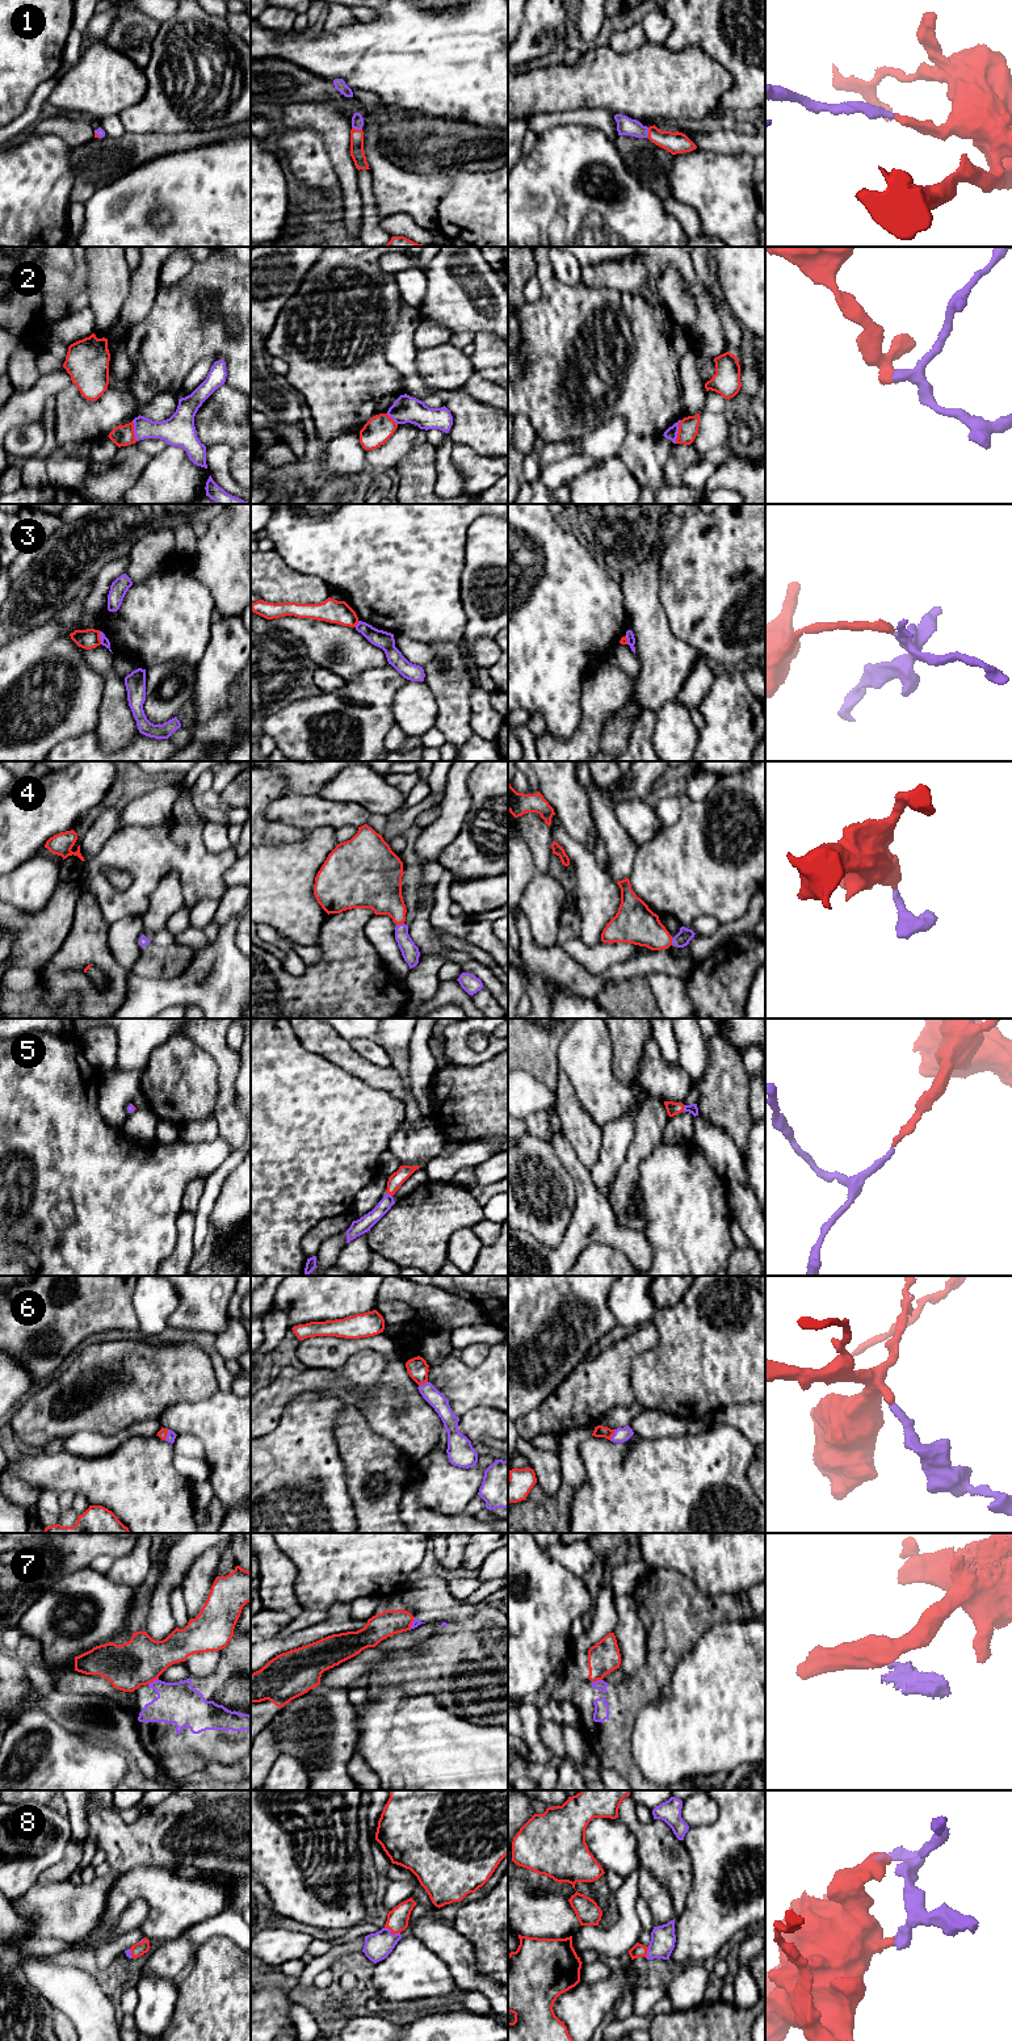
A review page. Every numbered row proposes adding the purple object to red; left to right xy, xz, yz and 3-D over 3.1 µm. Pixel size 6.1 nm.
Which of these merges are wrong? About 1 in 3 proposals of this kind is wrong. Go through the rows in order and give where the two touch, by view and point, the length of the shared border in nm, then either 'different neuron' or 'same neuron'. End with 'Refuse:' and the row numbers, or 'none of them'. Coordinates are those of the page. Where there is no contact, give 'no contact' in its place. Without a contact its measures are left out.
1: meets red in xz at (357, 130); contact 70 nm long; same neuron
2: meets red in yz at (679, 432); contact 150 nm long; different neuron
3: meets red in xy at (99, 638); contact 80 nm long; different neuron
4: meets red in xz at (399, 923); contact 50 nm long; same neuron
5: meets red in xz at (389, 1193); contact 50 nm long; same neuron
6: meets red in yz at (613, 1433); contact 70 nm long; same neuron
7: meets red in xy at (152, 1680); contact 80 nm long; different neuron
8: meets red in xz at (393, 1934); contact 100 nm long; same neuron
Refuse: 2, 3, 7

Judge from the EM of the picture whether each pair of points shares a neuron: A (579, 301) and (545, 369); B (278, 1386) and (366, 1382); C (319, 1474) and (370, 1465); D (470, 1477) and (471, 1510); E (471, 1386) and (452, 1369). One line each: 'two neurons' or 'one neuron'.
A: one neuron
B: one neuron
C: two neurons
D: two neurons
E: one neuron

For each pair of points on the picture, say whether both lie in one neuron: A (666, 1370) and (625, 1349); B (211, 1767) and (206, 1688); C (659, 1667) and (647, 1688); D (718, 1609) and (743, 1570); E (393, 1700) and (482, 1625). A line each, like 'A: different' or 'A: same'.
A: different
B: different
C: same
D: different
E: different

